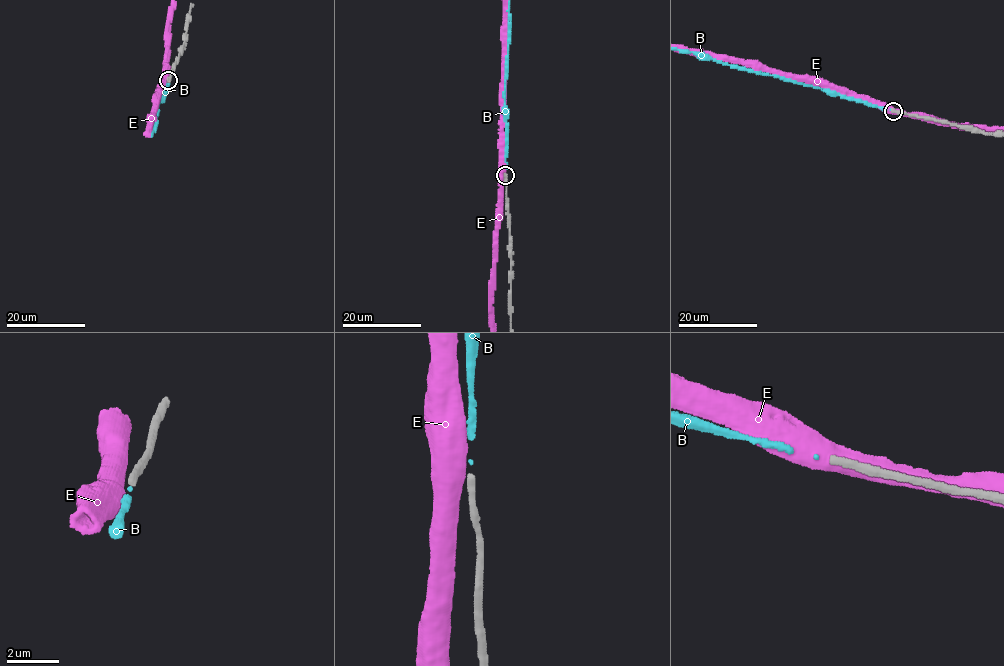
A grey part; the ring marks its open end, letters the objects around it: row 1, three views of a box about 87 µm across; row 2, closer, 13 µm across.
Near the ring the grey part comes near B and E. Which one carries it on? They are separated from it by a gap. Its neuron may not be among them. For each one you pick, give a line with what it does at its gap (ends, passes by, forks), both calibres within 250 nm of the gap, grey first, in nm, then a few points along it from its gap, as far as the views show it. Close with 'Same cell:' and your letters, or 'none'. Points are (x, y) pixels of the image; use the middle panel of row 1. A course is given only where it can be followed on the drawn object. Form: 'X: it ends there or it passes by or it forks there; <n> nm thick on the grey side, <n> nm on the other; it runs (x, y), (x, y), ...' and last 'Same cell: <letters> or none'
B: it ends there; 280 nm thick on the grey side, 60 nm on the other
Same cell: B

